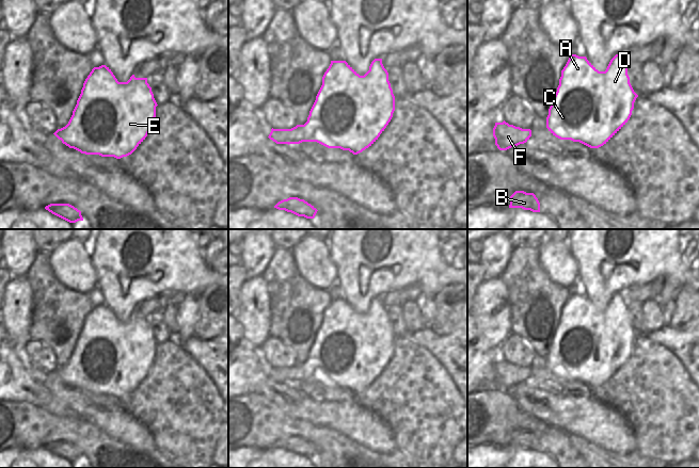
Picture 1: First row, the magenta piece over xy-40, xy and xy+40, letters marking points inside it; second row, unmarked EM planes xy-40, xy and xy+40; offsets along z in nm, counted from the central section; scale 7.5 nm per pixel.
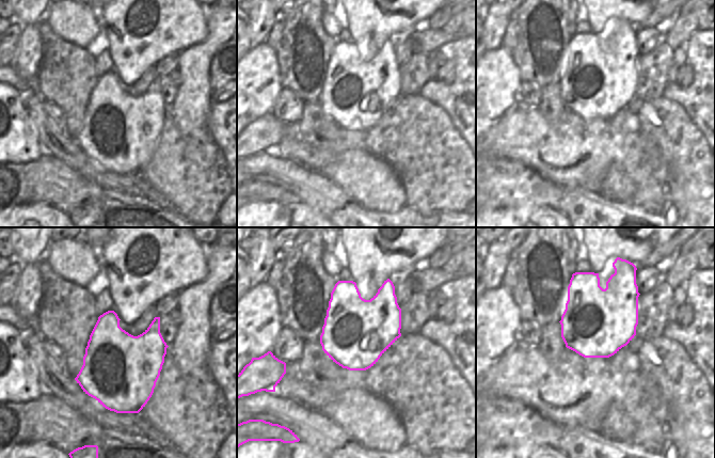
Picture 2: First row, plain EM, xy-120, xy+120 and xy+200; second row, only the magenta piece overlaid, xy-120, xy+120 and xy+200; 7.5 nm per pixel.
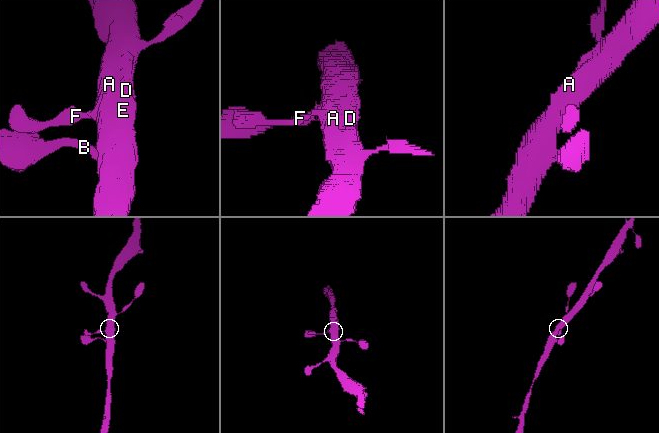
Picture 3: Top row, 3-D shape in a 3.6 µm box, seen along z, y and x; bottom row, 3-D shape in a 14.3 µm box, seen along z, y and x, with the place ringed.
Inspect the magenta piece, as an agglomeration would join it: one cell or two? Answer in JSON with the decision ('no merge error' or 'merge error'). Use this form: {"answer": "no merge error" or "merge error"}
{"answer": "no merge error"}

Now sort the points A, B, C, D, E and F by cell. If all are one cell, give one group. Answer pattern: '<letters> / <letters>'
A B C D E F

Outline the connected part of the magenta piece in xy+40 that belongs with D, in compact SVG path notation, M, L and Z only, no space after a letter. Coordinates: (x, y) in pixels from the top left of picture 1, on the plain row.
M570 293L549 348L546 367L560 378L599 387L627 361L637 336L619 293L605 310L599 310L586 295Z

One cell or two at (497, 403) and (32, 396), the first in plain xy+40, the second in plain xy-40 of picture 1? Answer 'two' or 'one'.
two

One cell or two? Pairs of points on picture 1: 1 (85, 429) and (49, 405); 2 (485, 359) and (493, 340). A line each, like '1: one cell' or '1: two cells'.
1: two cells
2: two cells

